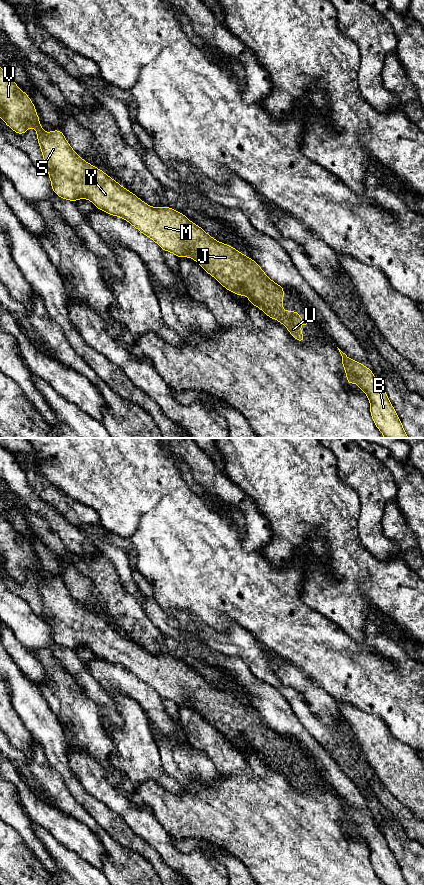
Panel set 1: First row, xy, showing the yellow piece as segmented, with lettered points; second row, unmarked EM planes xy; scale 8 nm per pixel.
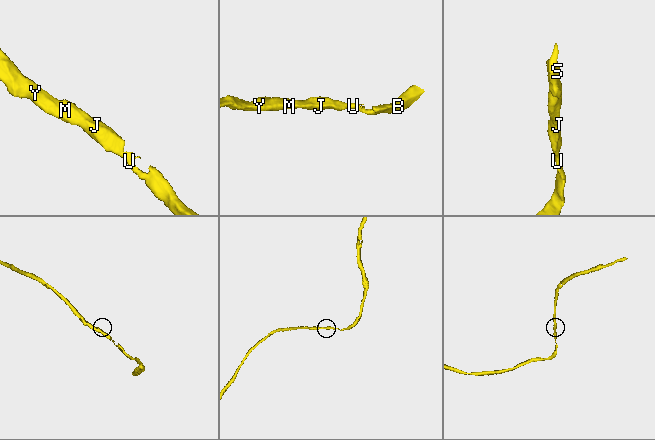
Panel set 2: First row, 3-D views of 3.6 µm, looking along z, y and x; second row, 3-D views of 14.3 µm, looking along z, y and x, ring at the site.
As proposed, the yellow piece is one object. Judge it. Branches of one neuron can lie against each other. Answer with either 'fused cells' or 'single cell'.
single cell

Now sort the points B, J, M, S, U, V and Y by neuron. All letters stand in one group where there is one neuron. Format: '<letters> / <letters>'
B J M S U V Y

